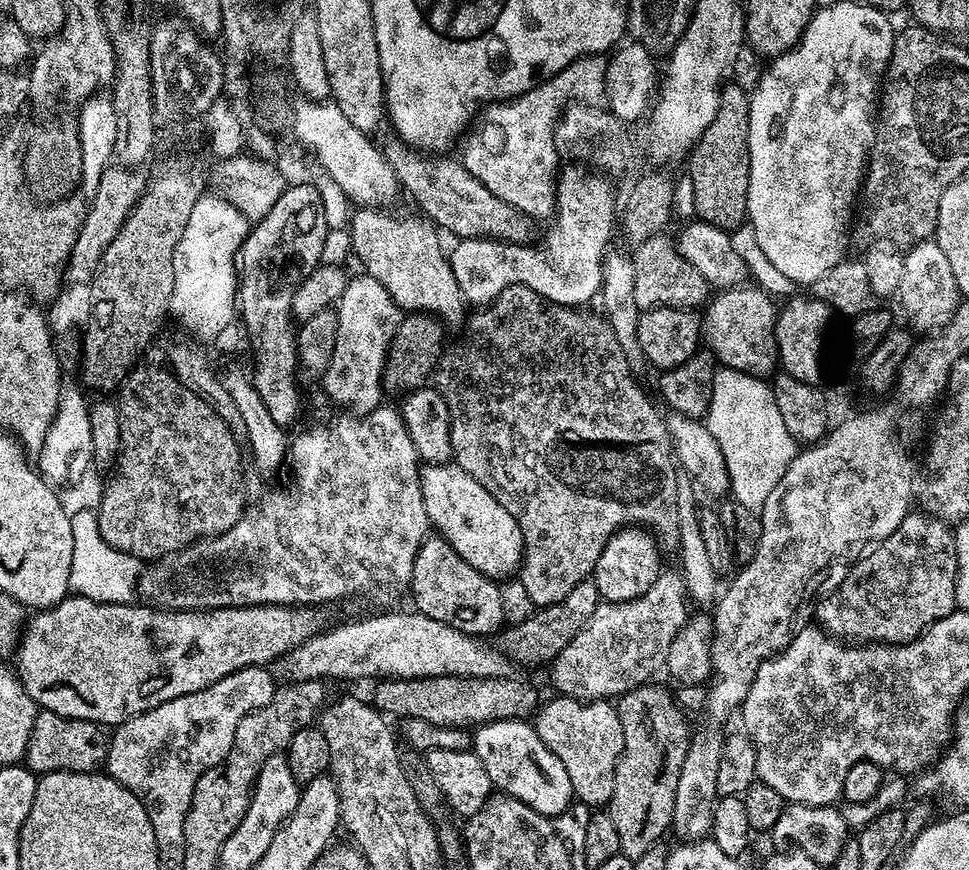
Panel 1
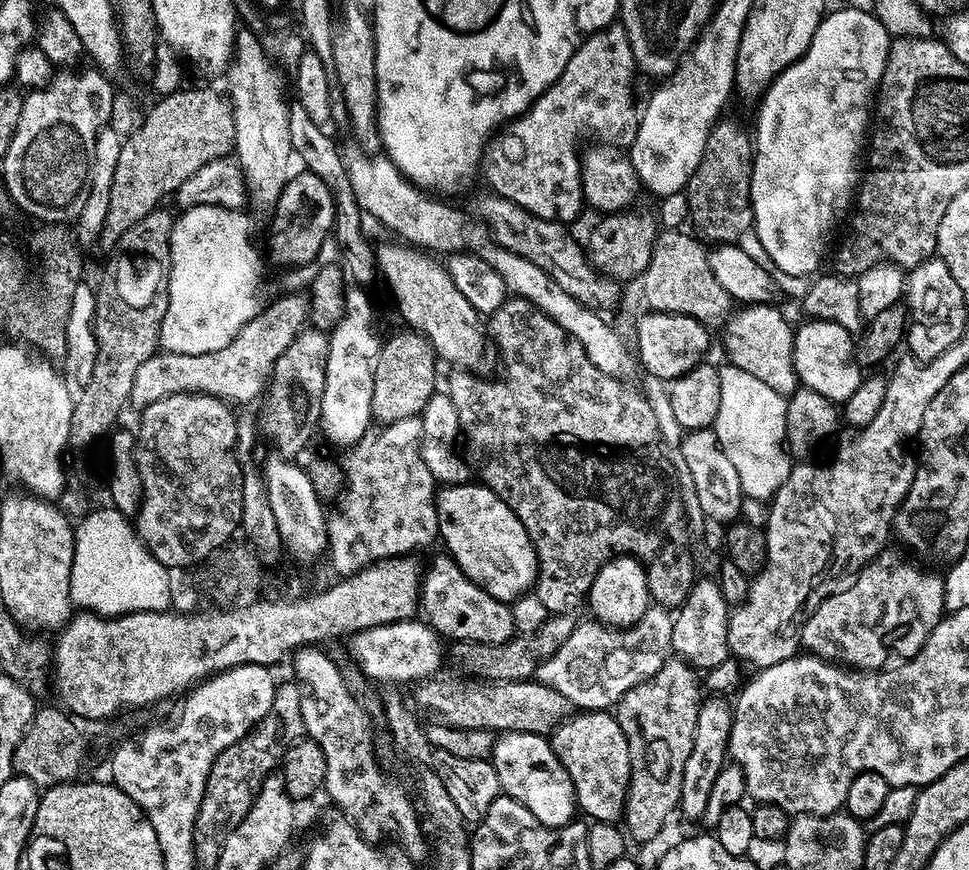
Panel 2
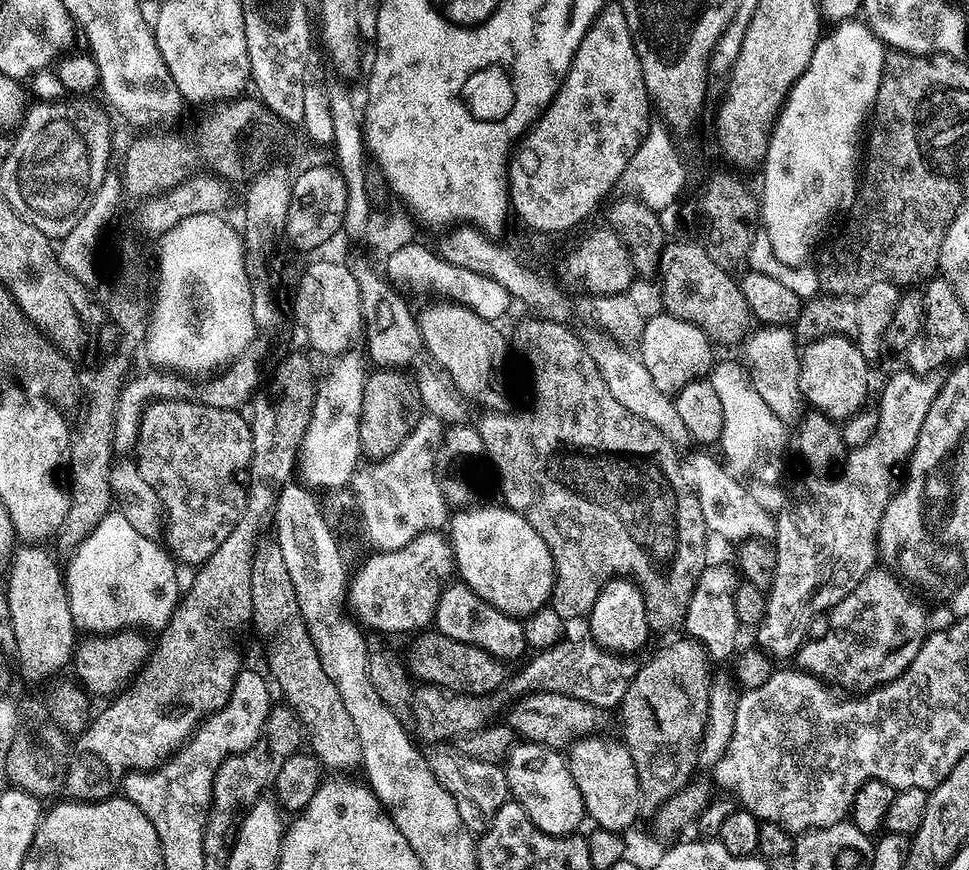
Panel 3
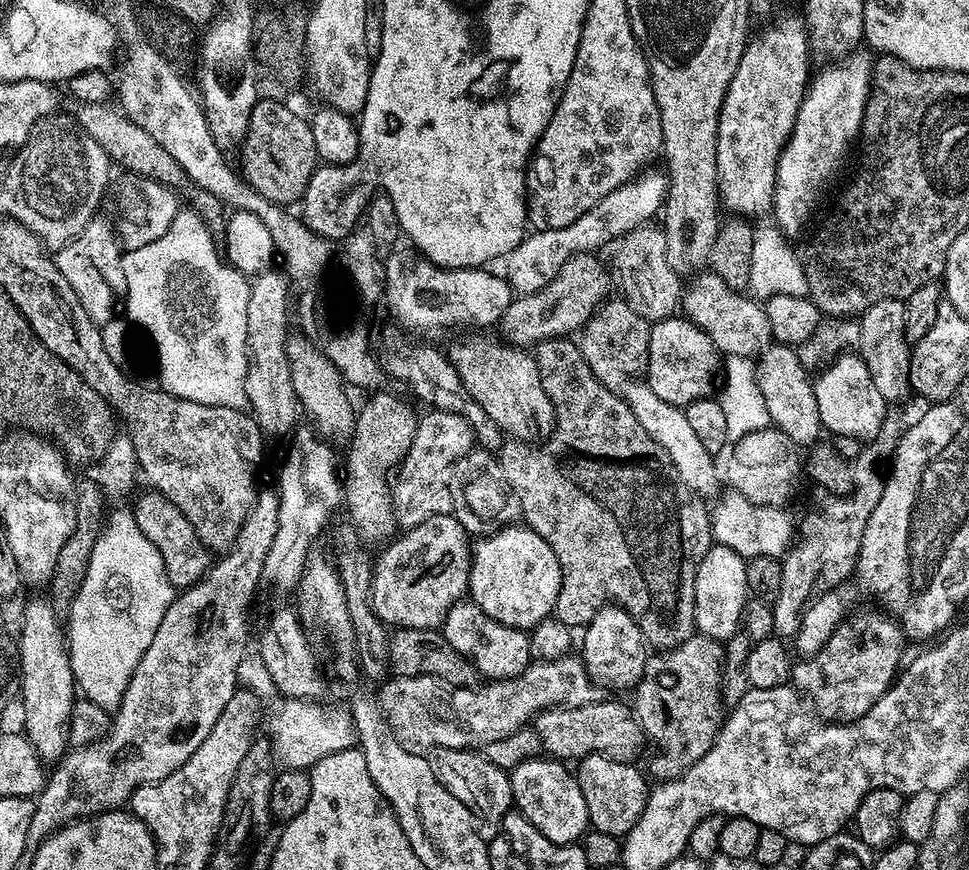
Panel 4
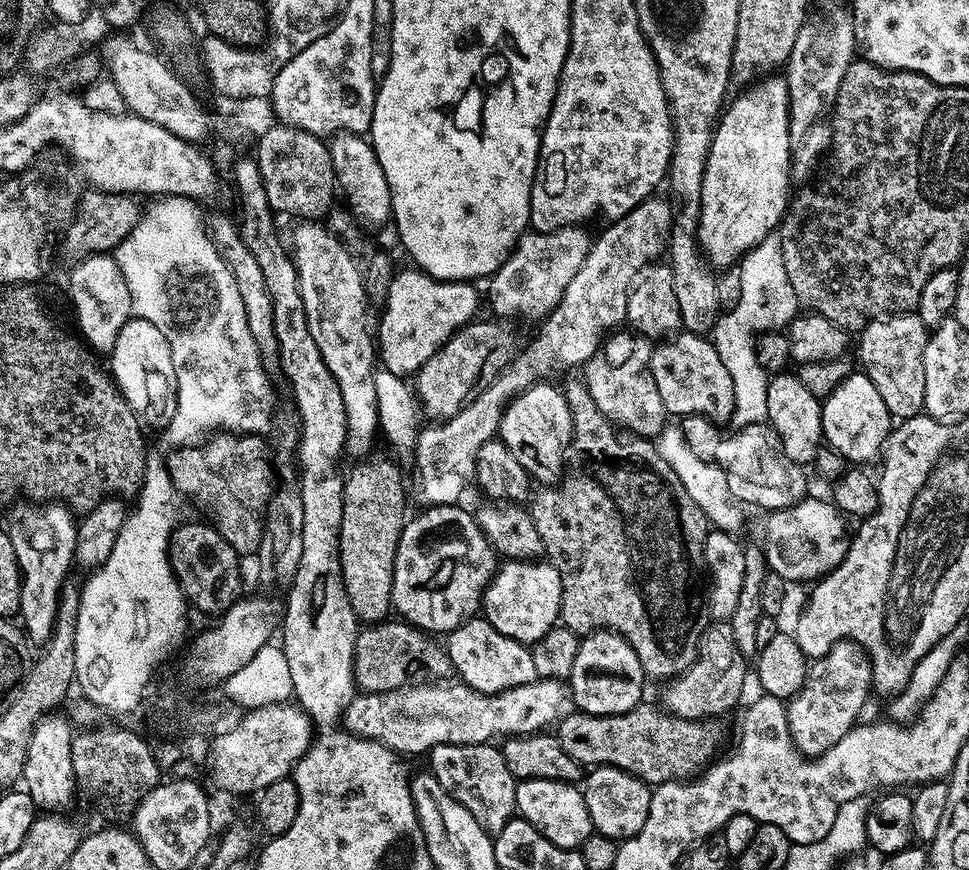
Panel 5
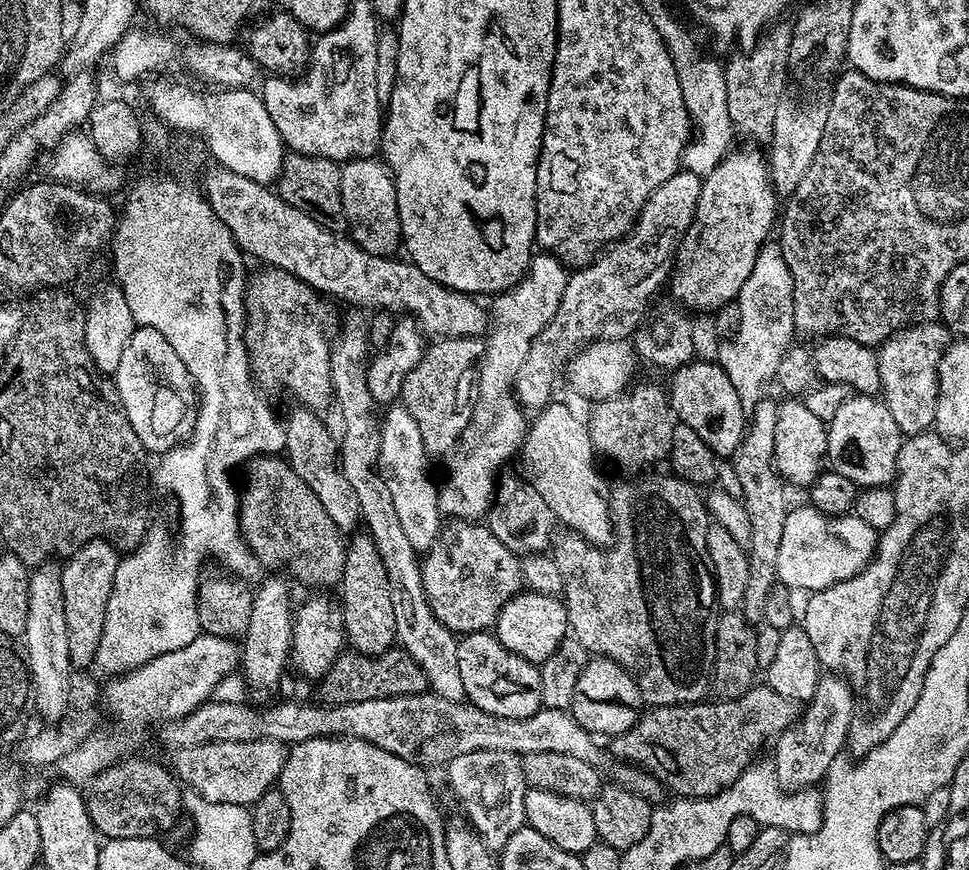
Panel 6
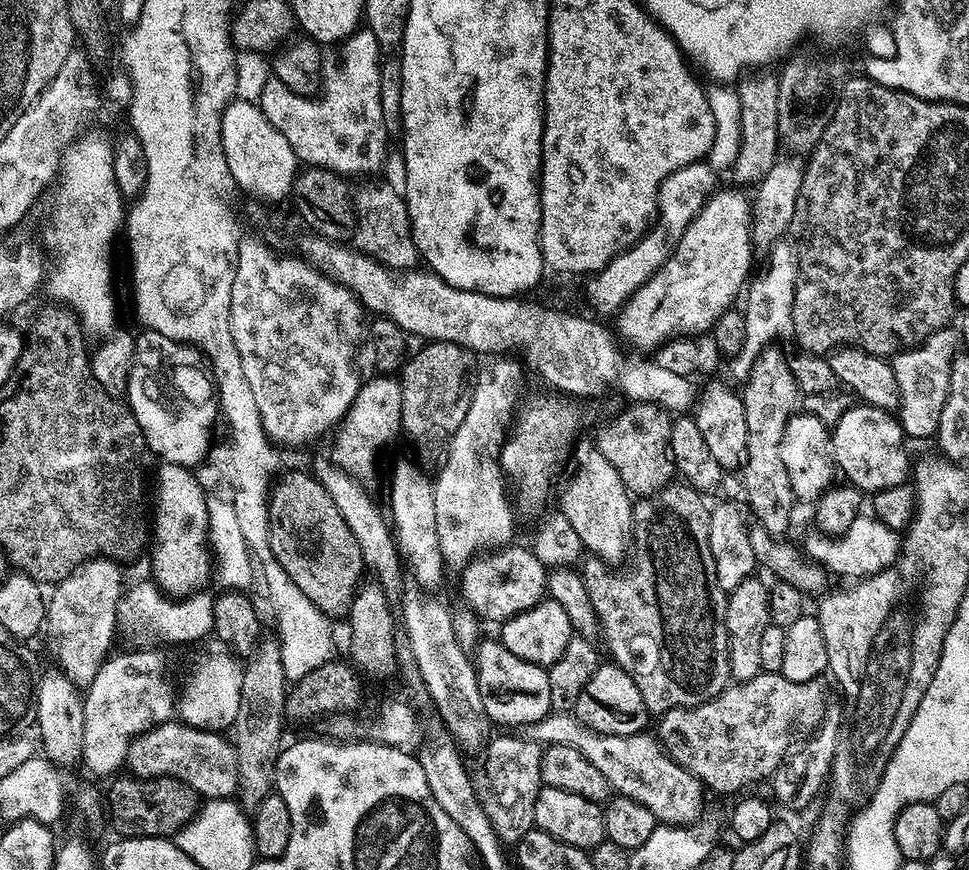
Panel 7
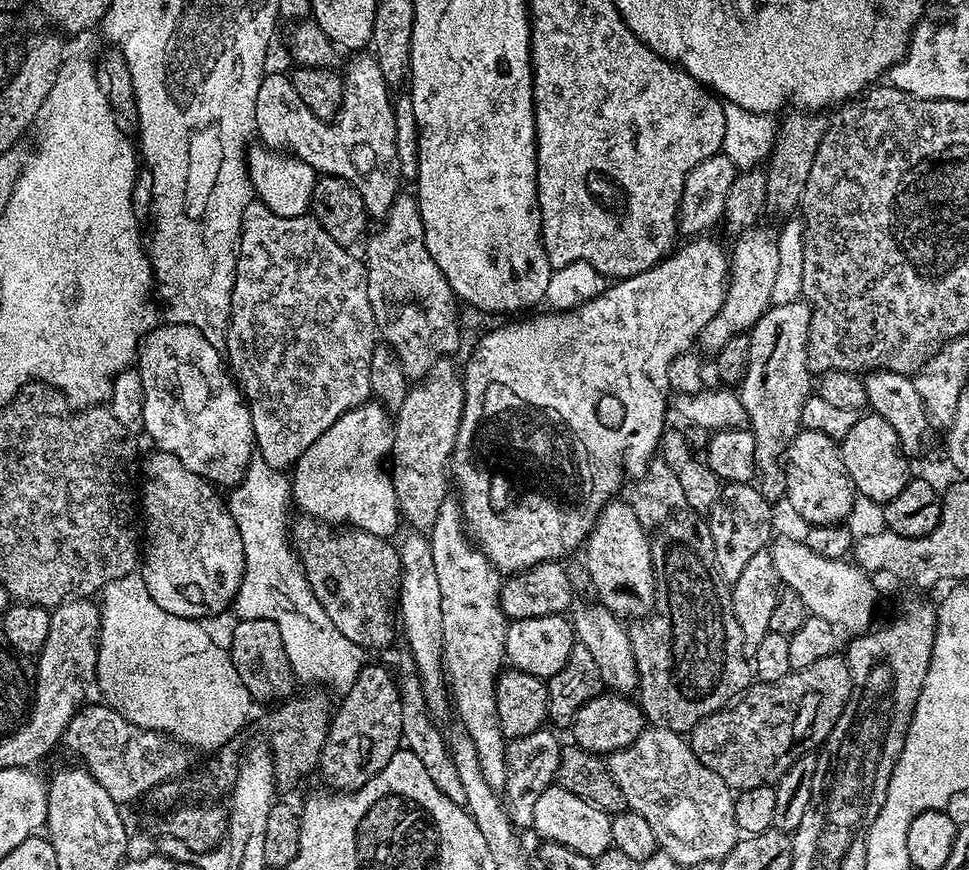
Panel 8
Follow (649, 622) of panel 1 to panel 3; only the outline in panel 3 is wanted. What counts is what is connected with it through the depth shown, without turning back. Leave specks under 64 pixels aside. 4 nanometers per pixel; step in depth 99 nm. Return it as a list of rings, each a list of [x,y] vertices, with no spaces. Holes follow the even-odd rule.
[[[565,638],[553,648],[537,651],[529,664],[521,663],[516,673],[506,680],[506,692],[512,698],[528,695],[530,692],[557,692],[590,702],[601,710],[615,709],[624,700],[630,679],[630,668],[623,655],[607,652],[591,639],[571,640]]]

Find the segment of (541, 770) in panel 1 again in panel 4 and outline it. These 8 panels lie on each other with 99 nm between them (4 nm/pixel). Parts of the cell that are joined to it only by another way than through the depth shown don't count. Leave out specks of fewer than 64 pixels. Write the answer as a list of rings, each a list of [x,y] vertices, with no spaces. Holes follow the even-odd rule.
[[[537,758],[522,762],[517,768],[511,769],[512,802],[515,811],[525,816],[550,842],[555,844],[575,844],[589,831],[586,798],[582,798],[582,790],[578,786],[575,775],[570,771],[567,763],[555,758]]]

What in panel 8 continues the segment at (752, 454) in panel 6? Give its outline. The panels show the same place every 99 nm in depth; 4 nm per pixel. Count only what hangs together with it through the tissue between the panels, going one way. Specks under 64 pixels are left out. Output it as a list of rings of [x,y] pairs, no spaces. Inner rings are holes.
[[[797,299],[785,304],[773,303],[767,312],[758,318],[758,322],[750,329],[749,362],[743,380],[738,385],[738,395],[746,413],[746,424],[754,438],[754,458],[758,469],[758,487],[762,495],[770,501],[785,495],[784,486],[784,455],[792,439],[802,431],[802,406],[813,391],[814,376],[808,370],[808,331],[812,306],[803,299]]]

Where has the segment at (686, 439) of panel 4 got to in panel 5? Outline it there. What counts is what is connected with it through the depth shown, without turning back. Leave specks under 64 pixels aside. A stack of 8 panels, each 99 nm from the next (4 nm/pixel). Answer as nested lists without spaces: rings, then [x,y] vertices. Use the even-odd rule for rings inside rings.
[[[665,425],[663,431],[657,436],[655,448],[659,456],[670,466],[672,472],[677,474],[678,480],[686,489],[686,494],[697,503],[698,508],[709,520],[709,523],[717,530],[728,532],[732,535],[740,533],[744,524],[745,505],[741,503],[738,497],[731,493],[730,486],[727,485],[725,472],[720,468],[719,463],[708,463],[694,452],[692,447],[686,442],[679,425]]]

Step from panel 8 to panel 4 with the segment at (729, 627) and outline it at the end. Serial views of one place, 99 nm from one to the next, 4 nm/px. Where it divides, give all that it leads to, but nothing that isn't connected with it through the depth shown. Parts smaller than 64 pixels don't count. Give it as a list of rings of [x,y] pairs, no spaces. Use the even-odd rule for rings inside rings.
[[[575,339],[543,340],[535,345],[534,355],[542,386],[556,406],[556,427],[539,446],[509,439],[498,457],[502,474],[521,502],[523,523],[533,528],[558,558],[562,582],[554,615],[576,630],[587,626],[598,610],[615,605],[634,618],[649,649],[677,648],[696,632],[696,567],[714,543],[709,509],[704,509],[705,501],[680,481],[666,450],[650,438],[626,403],[610,409],[608,416],[593,418],[592,444],[588,444],[588,400],[608,404],[613,389],[592,373]]]

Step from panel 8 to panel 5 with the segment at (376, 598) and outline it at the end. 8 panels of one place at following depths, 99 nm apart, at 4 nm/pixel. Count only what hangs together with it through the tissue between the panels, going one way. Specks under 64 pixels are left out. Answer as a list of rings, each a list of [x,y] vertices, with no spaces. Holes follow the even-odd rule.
[[[224,430],[197,447],[173,451],[173,456],[166,460],[177,493],[184,498],[193,496],[202,503],[222,538],[244,558],[260,551],[264,513],[274,491],[274,464],[264,440],[260,434],[233,434]]]

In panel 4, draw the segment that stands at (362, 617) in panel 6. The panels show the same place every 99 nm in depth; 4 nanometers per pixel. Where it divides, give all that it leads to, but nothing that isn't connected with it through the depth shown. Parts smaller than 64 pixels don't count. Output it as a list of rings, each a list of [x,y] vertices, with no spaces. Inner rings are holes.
[[[377,390],[367,397],[368,401],[358,408],[356,424],[353,427],[351,439],[346,444],[348,449],[348,461],[344,464],[344,474],[342,470],[342,504],[348,507],[350,524],[356,529],[361,541],[365,545],[380,544],[391,541],[397,535],[396,529],[396,508],[394,503],[394,488],[388,485],[388,475],[393,475],[394,470],[399,469],[404,463],[404,456],[410,450],[414,442],[416,425],[418,421],[417,413],[412,413],[412,408],[404,400],[399,400],[392,392],[387,390]]]

